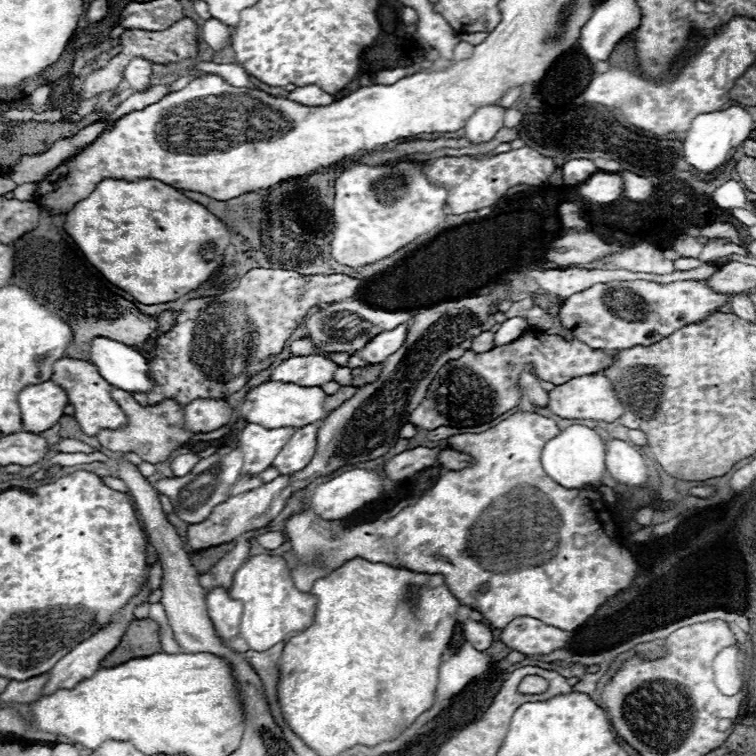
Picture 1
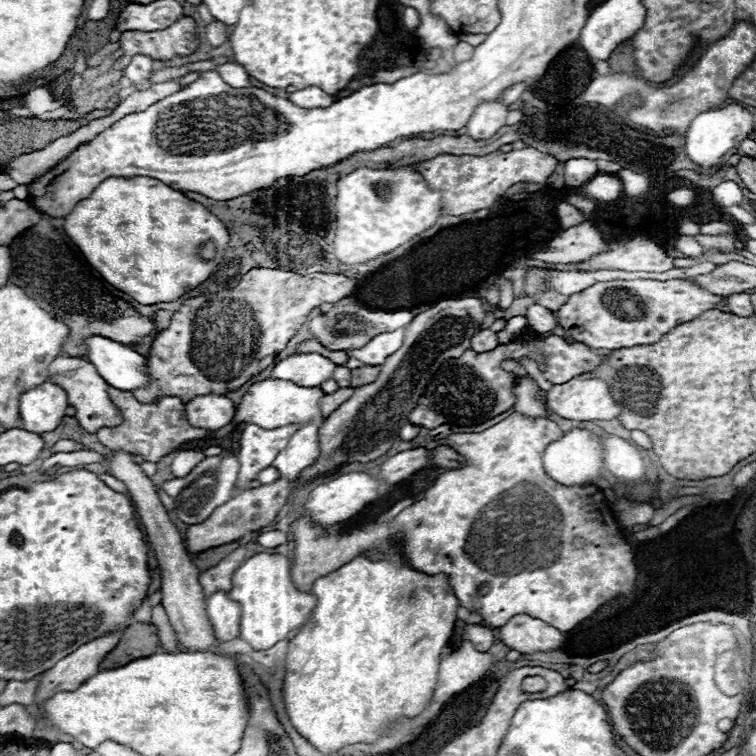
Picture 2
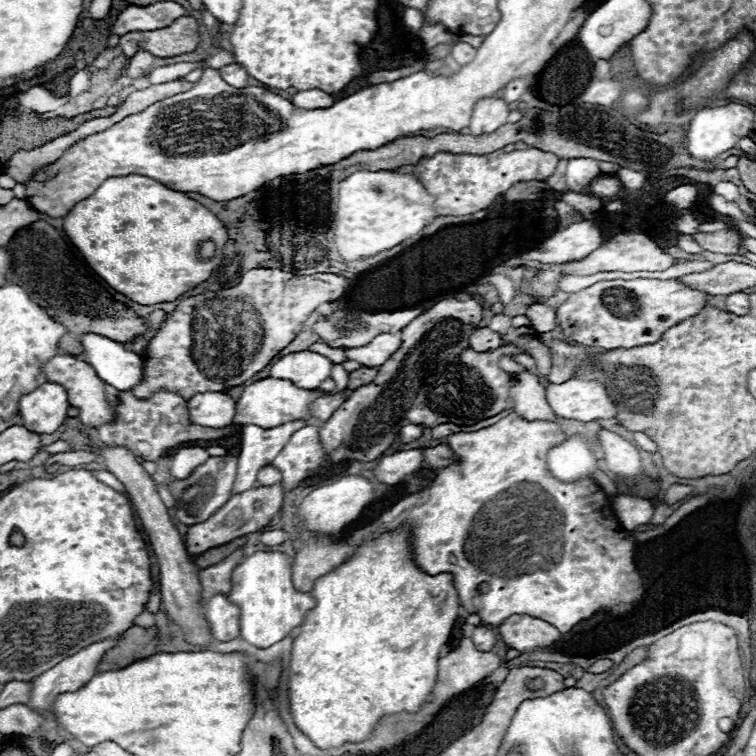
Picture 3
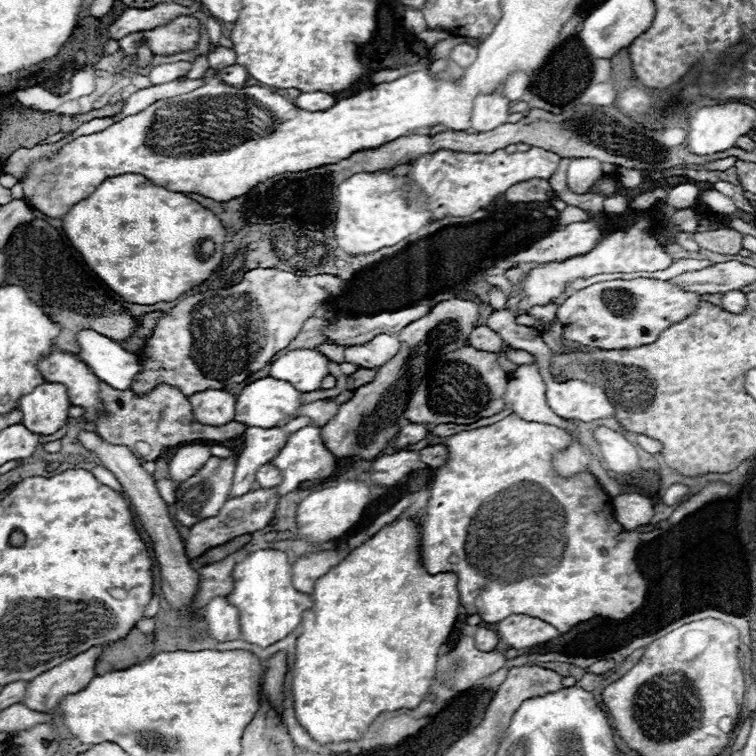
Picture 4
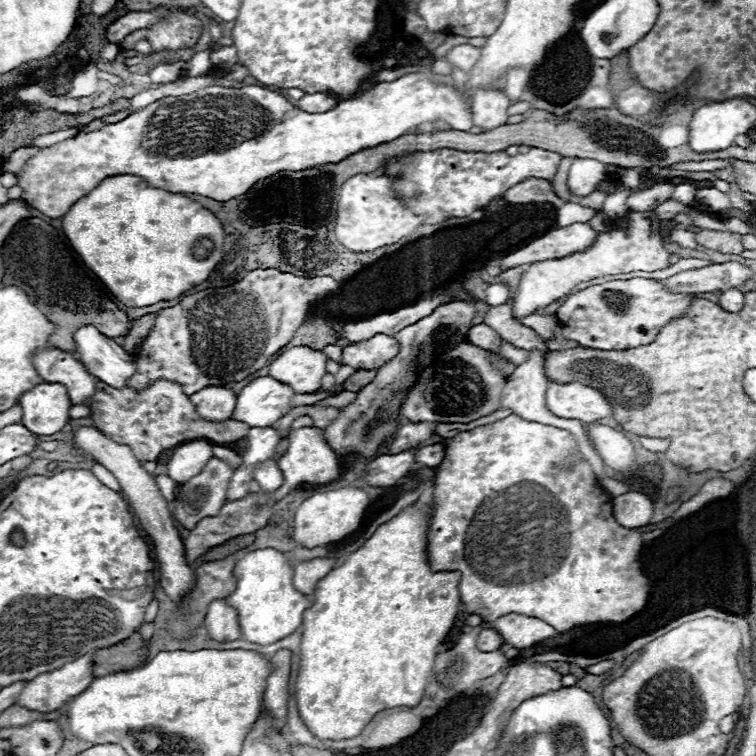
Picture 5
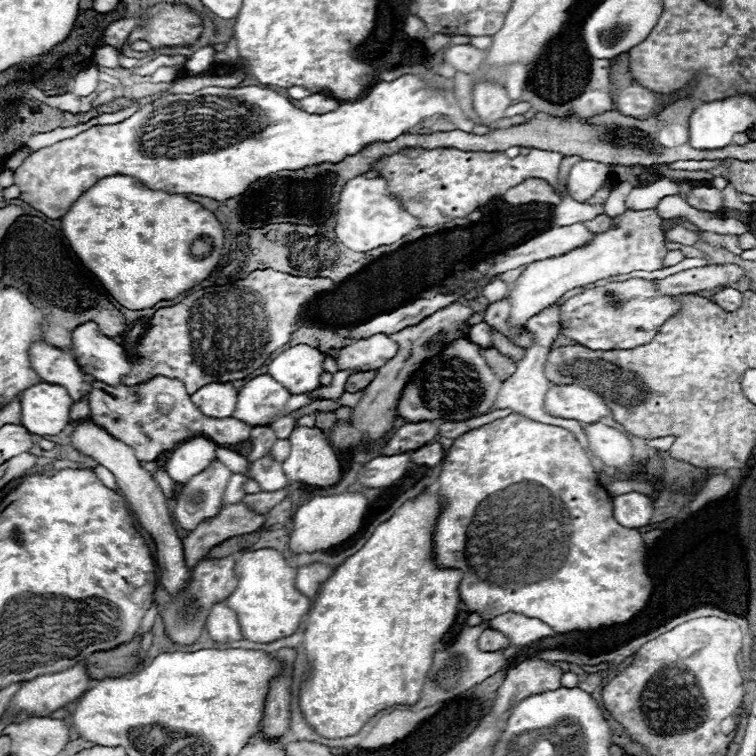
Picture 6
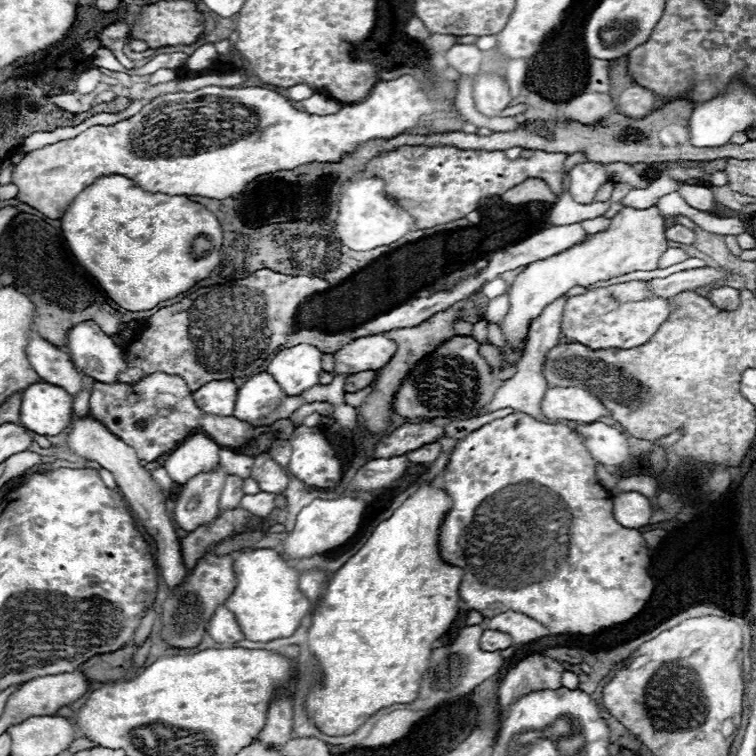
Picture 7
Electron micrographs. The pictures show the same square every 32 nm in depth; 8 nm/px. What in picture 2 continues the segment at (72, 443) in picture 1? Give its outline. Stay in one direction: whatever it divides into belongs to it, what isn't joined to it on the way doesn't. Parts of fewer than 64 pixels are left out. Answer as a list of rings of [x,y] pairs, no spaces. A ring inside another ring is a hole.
[[[58,440],[54,446],[50,446],[48,450],[52,452],[52,454],[56,454],[56,452],[74,452],[74,450],[84,450],[86,446],[82,446],[82,444],[76,444],[76,442],[72,442],[72,440]]]

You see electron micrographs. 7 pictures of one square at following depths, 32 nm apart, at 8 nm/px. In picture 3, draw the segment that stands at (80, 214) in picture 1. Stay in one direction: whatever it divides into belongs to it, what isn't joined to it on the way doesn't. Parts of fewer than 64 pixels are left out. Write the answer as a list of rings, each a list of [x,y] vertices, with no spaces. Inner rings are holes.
[[[130,174],[130,176],[112,176],[104,180],[92,196],[80,200],[64,218],[64,232],[72,240],[72,244],[82,252],[88,266],[116,292],[124,294],[128,300],[152,306],[158,302],[172,302],[180,298],[184,292],[202,284],[212,270],[222,260],[222,248],[228,242],[228,234],[224,224],[202,204],[184,196],[182,192],[174,192],[146,176]],[[212,240],[216,244],[216,252],[212,258],[200,258],[200,244]]]

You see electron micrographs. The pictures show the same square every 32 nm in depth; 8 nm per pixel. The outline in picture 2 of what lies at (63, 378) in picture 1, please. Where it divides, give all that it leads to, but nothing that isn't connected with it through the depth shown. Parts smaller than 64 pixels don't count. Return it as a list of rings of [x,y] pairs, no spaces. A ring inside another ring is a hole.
[[[58,356],[48,366],[48,378],[50,382],[60,384],[66,390],[68,404],[76,408],[76,420],[86,432],[96,432],[102,426],[116,426],[122,422],[120,412],[116,412],[116,406],[108,400],[108,392],[106,392],[108,384],[100,380],[96,368],[92,368],[92,364],[88,364],[86,360],[72,356]]]

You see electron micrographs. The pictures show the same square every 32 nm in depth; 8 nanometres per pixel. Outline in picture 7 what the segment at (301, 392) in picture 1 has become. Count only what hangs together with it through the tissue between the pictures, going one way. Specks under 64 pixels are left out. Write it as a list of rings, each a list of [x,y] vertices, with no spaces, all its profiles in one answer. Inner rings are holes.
[[[260,372],[238,388],[234,416],[252,424],[254,420],[270,414],[284,398],[286,394],[276,384],[274,376],[268,372]]]

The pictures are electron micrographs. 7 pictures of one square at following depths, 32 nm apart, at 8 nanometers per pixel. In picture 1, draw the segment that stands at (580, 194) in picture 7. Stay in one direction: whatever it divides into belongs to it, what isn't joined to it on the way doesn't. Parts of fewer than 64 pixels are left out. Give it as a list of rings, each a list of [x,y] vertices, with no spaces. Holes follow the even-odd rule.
[[[588,158],[568,160],[562,170],[564,170],[564,184],[572,186],[572,188],[584,184],[584,180],[588,180],[592,174],[598,172],[594,160],[588,160]]]

